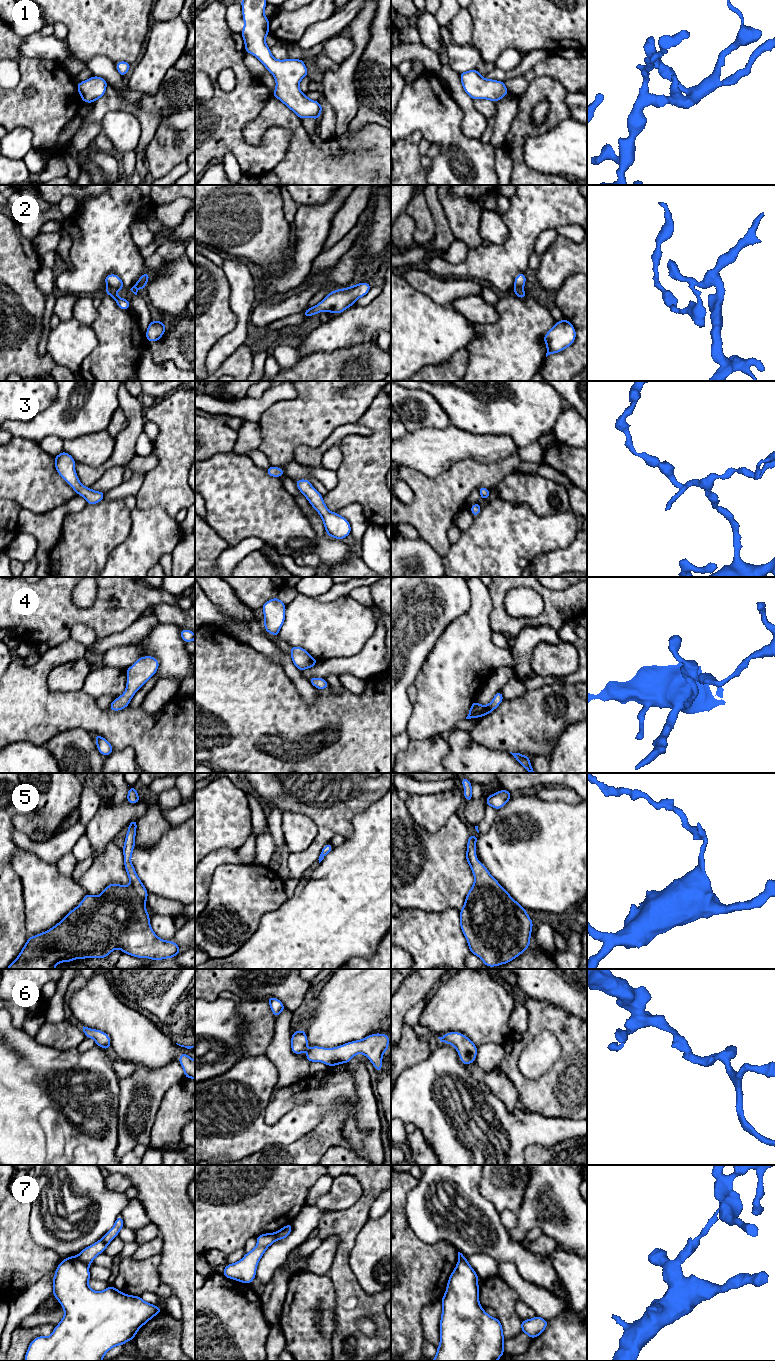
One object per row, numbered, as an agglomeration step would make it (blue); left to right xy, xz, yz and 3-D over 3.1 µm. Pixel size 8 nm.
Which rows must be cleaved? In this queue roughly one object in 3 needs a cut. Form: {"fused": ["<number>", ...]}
{"fused": ["2", "7"]}

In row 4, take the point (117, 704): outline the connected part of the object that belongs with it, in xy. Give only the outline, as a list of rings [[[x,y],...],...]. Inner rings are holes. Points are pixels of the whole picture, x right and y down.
[[[144,656],[126,669],[127,683],[125,692],[114,699],[108,707],[112,711],[120,711],[128,707],[134,694],[157,672],[159,661],[153,656]]]

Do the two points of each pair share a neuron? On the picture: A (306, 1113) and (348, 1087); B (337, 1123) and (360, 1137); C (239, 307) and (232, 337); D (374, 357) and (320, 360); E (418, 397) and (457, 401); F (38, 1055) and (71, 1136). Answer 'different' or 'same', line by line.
A: different
B: different
C: same
D: same
E: different
F: same

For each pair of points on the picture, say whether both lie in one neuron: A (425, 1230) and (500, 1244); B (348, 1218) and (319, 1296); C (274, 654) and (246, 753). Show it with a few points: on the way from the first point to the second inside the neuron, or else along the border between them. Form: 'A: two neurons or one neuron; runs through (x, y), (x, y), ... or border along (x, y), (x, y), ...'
A: one neuron; runs through (421, 1195), (434, 1176), (453, 1176), (486, 1209)
B: two neurons; border along (328, 1274), (337, 1297)
C: two neurons; border along (252, 648), (280, 666)

